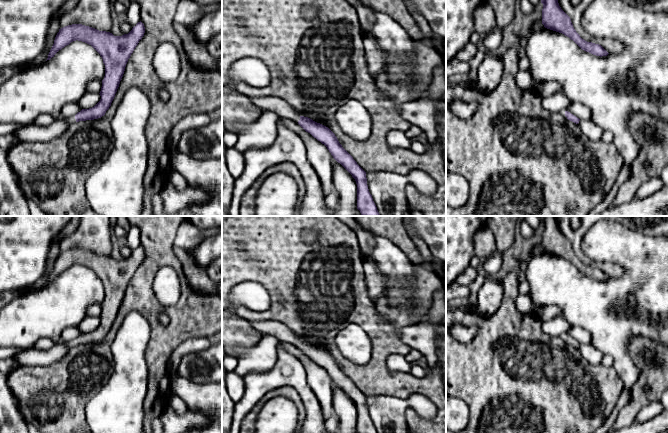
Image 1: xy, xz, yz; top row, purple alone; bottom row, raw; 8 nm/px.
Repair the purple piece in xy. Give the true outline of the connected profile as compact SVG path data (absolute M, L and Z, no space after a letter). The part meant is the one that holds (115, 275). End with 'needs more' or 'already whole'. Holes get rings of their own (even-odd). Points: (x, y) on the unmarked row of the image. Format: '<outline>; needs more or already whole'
M141 245L128 258L122 260L114 260L110 256L99 255L82 248L72 248L59 253L47 284L71 266L78 264L91 269L100 278L105 289L105 300L99 317L100 325L92 332L82 333L75 340L59 343L70 348L98 343L105 339L115 321L128 283L144 257L145 251Z; needs more

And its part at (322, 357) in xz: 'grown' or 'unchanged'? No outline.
grown

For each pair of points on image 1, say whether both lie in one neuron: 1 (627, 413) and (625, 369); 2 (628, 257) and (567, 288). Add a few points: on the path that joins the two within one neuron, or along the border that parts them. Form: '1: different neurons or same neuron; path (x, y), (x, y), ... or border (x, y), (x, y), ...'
1: different neurons; border (636, 380), (630, 399), (614, 422)
2: same neuron; path (626, 277), (615, 288), (587, 288)

